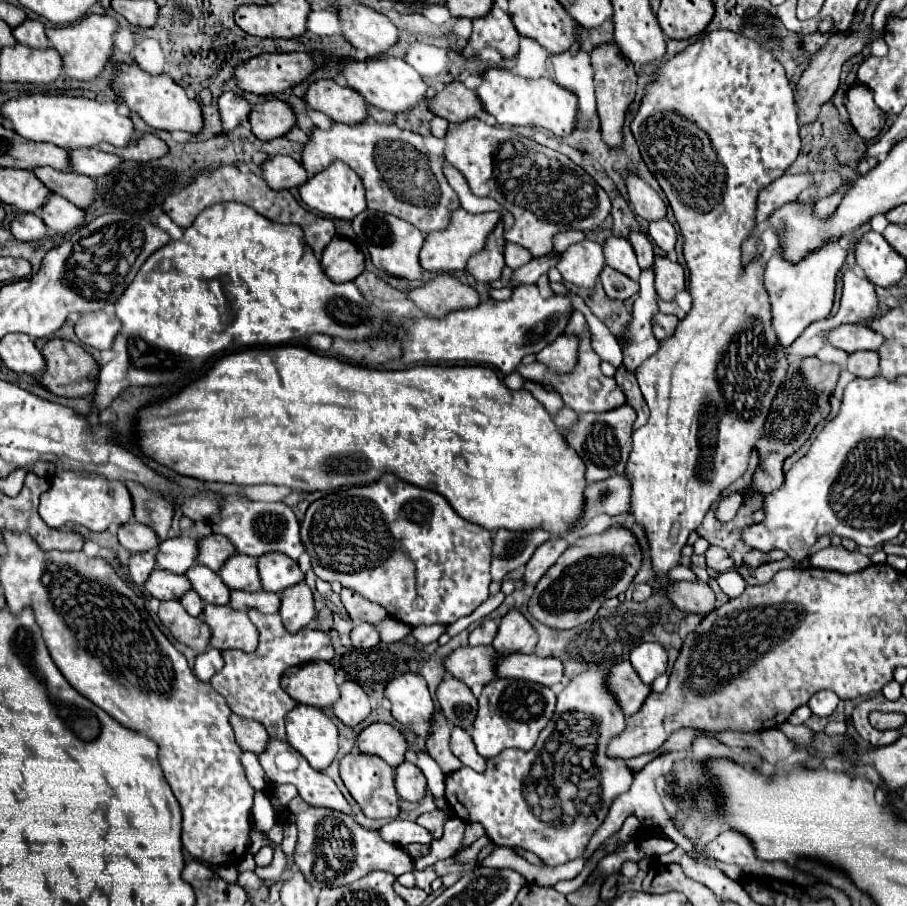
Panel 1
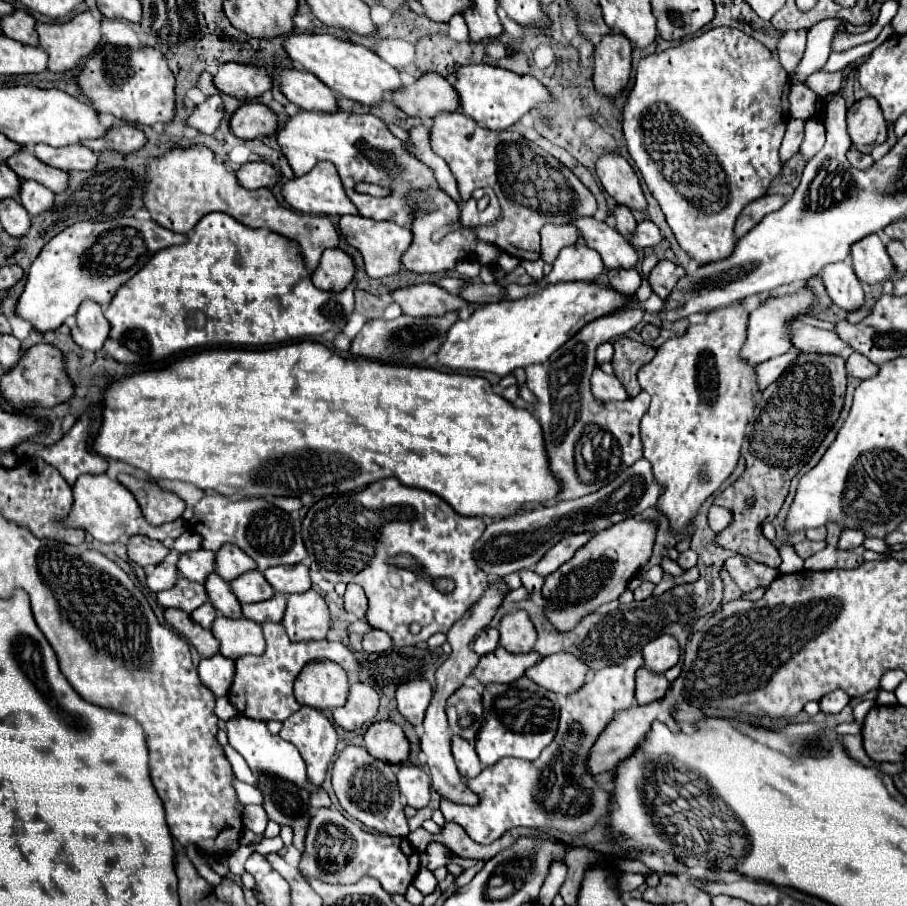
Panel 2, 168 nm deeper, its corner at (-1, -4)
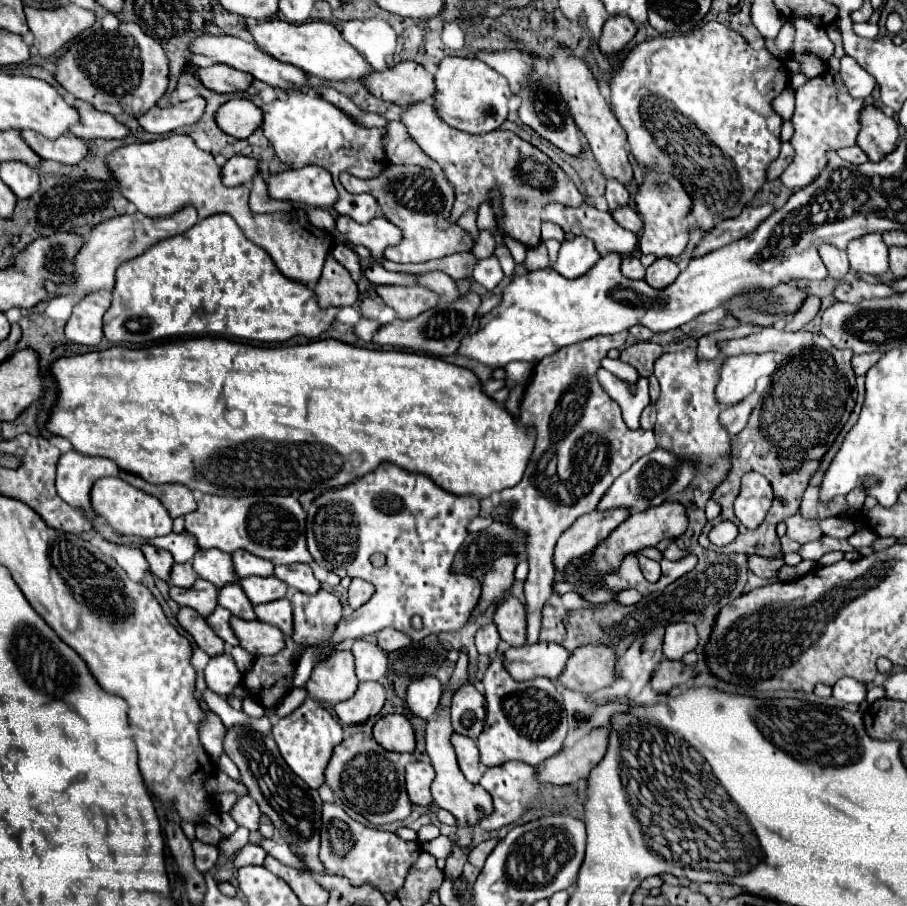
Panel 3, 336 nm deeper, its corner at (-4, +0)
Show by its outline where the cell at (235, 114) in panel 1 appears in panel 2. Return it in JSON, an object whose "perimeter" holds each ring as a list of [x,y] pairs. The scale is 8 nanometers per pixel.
{"perimeter":[[[213,95],[205,103],[201,103],[193,109],[191,117],[187,119],[187,125],[205,135],[213,135],[219,129],[223,117],[225,117],[223,99],[219,95]]]}

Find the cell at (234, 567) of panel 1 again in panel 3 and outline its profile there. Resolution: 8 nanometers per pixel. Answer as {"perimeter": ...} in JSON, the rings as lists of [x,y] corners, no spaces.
{"perimeter":[[[270,575],[270,577],[244,577],[244,579],[240,579],[240,585],[254,605],[282,599],[282,597],[286,597],[286,591],[288,591],[288,585],[274,575]]]}

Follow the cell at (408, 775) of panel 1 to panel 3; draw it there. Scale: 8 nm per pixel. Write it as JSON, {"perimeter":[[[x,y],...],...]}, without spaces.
{"perimeter":[[[412,761],[406,765],[406,789],[414,805],[428,807],[432,803],[430,785],[434,781],[434,767],[424,761]]]}

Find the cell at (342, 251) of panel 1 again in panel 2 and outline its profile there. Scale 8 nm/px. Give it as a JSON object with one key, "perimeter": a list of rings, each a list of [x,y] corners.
{"perimeter":[[[327,249],[321,257],[319,267],[311,273],[317,289],[323,291],[341,291],[355,277],[355,259],[341,249]]]}

